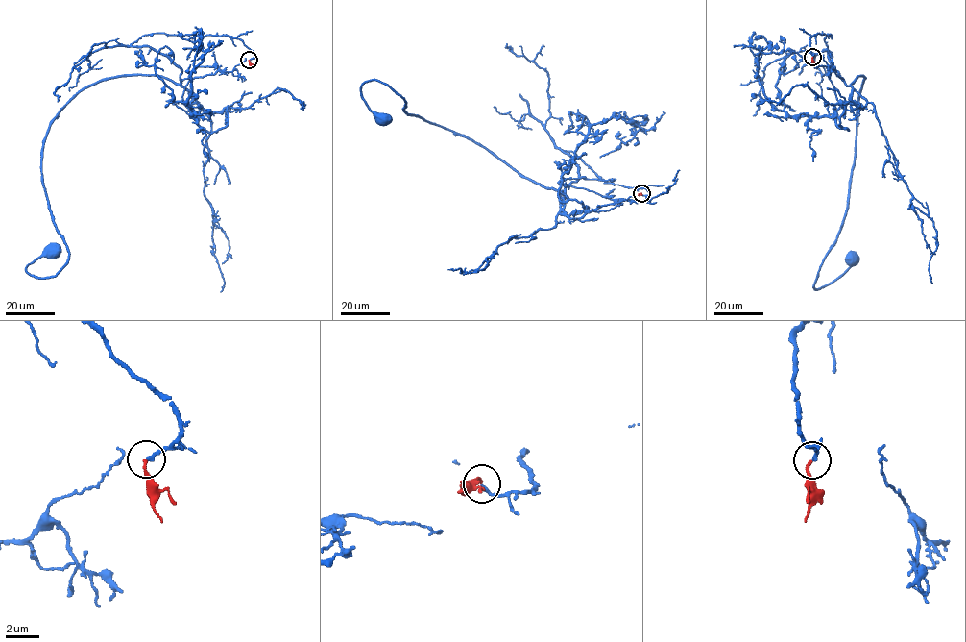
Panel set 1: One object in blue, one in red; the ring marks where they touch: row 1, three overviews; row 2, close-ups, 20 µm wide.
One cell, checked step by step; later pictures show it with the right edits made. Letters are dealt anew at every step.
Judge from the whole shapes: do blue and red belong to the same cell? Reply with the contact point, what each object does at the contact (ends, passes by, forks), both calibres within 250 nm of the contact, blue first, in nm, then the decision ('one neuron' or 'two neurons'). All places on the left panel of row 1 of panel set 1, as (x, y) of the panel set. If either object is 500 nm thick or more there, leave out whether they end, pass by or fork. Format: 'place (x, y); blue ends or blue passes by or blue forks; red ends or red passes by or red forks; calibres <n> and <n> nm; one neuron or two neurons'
place (249, 60); blue ends; red ends; calibres 200 and 170 nm; one neuron

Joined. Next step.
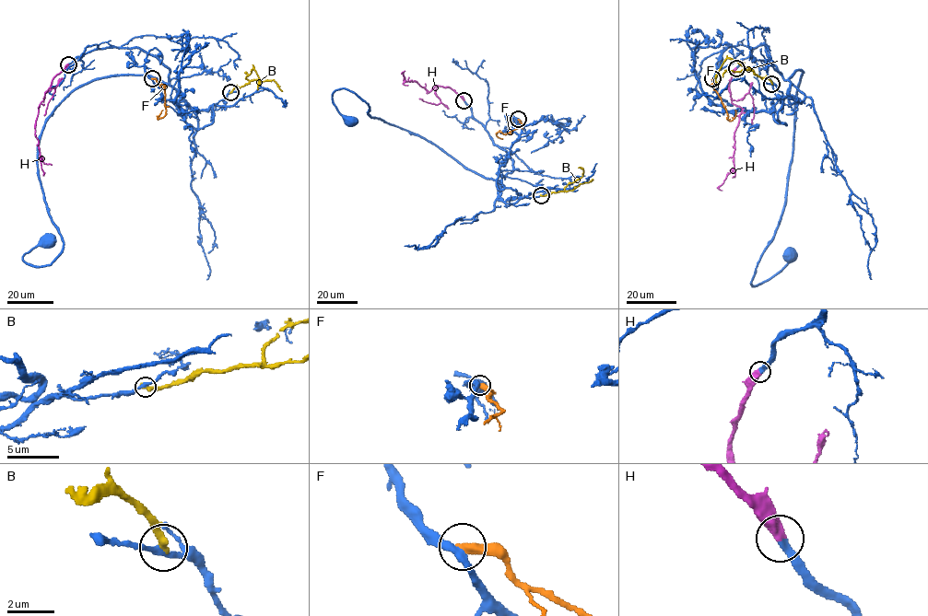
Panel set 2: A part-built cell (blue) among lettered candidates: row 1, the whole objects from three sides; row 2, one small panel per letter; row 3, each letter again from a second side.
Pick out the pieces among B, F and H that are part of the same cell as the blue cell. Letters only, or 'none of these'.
H

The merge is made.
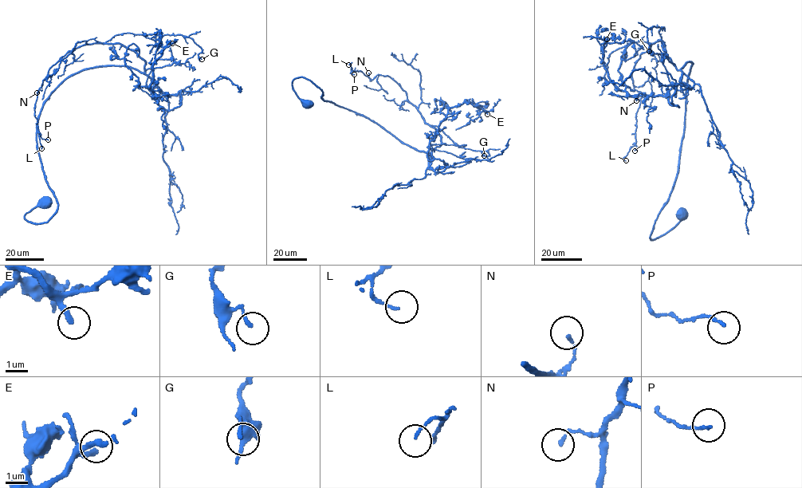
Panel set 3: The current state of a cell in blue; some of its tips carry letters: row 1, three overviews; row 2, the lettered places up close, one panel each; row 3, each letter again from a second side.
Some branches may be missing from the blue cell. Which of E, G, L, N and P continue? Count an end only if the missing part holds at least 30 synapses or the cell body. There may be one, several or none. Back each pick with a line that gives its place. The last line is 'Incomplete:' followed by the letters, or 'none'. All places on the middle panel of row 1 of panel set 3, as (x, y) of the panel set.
E: Place: (487, 114)
Incomplete: E

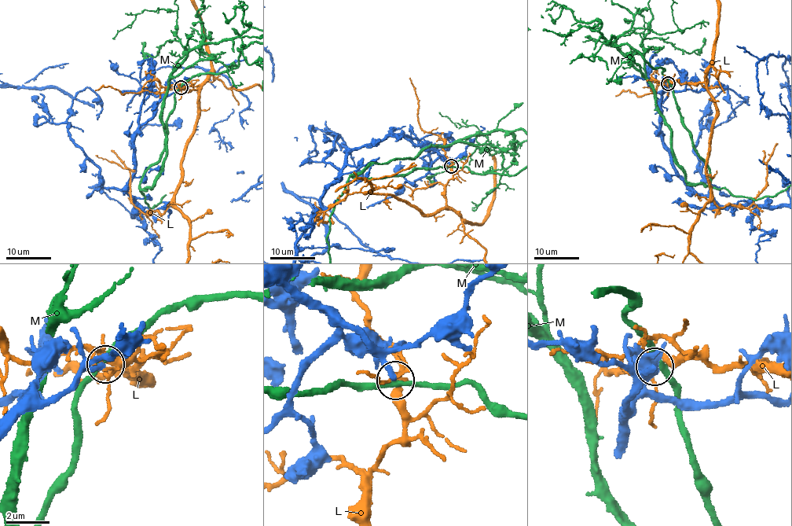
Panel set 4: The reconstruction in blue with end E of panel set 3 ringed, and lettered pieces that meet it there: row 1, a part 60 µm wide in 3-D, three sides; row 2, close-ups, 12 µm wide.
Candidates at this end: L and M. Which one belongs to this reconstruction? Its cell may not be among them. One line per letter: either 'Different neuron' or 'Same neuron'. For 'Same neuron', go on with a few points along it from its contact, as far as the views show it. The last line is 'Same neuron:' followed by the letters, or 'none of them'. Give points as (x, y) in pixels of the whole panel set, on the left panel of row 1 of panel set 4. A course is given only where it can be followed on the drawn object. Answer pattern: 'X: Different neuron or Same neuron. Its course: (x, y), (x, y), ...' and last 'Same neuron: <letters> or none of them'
L: Different neuron
M: Different neuron
Same neuron: none of them

